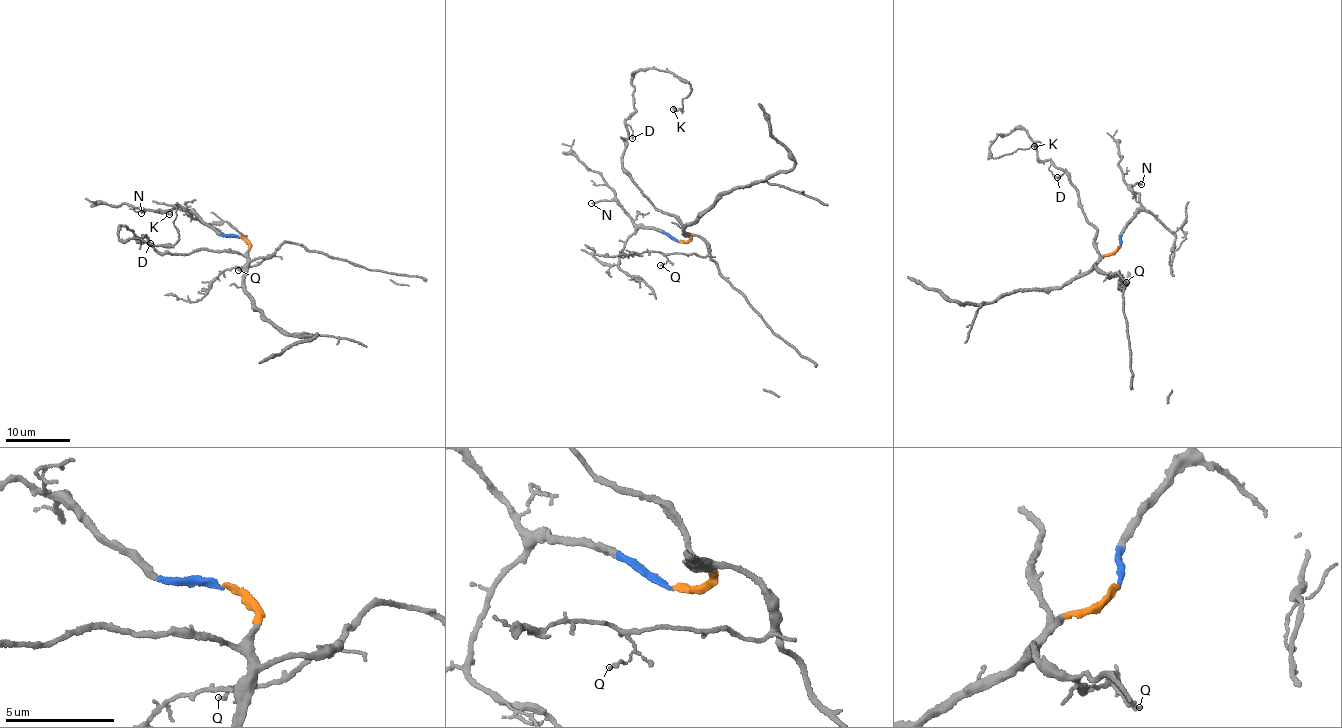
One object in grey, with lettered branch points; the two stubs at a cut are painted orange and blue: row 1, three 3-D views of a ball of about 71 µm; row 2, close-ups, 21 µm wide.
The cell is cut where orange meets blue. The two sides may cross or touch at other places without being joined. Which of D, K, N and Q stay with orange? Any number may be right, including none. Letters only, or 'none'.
D, K, Q

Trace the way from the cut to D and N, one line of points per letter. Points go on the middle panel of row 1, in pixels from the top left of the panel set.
D: (679, 240), (689, 239), (679, 221), (656, 210), (626, 174), (622, 160), (625, 125), (632, 138)
N: (678, 241), (633, 225), (615, 201), (591, 203)

